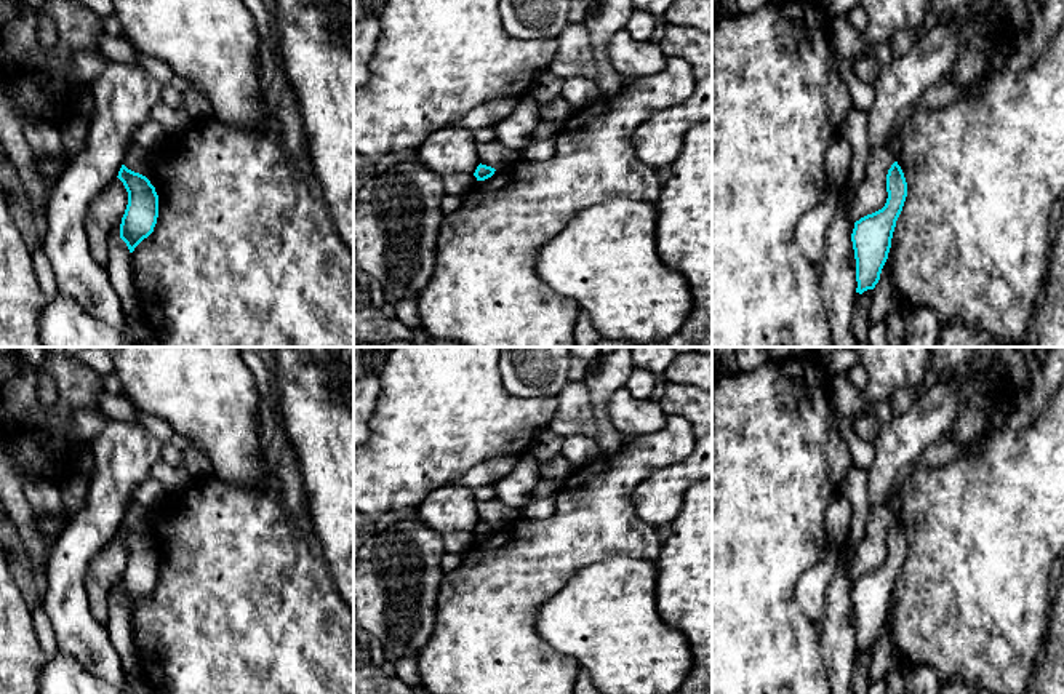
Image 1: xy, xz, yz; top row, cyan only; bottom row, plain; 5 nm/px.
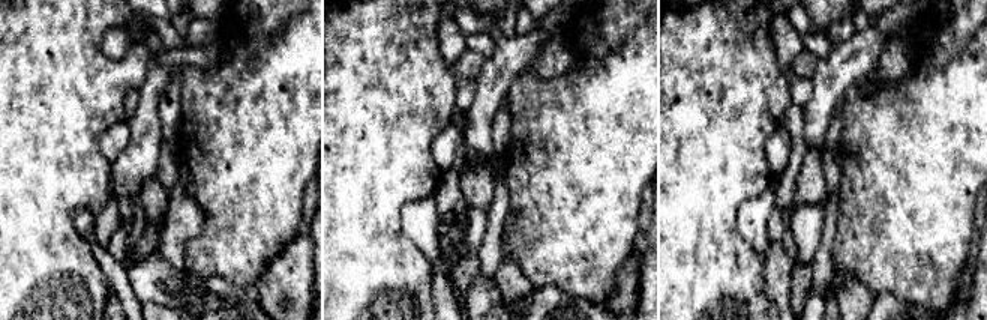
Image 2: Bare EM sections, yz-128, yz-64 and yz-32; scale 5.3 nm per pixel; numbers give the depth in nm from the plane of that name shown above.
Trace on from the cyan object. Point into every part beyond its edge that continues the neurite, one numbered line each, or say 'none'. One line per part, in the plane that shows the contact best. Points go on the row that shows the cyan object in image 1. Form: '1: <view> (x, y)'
none

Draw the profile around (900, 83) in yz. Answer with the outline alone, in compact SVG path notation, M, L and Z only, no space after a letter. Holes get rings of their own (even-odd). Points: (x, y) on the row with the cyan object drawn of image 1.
M998 11L962 26L944 18L922 34L904 56L882 66L874 83L875 102L869 110L870 149L890 147L898 115L914 106L931 85L949 78L963 50L987 51L1003 32L1005 24Z

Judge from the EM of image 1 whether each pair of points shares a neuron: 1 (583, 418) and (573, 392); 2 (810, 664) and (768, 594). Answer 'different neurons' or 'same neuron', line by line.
1: same neuron
2: same neuron

